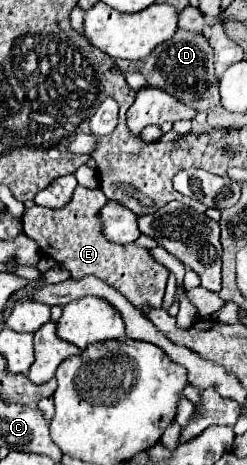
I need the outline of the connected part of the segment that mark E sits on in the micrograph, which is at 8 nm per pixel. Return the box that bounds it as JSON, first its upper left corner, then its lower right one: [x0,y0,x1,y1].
[21,186,167,308]

